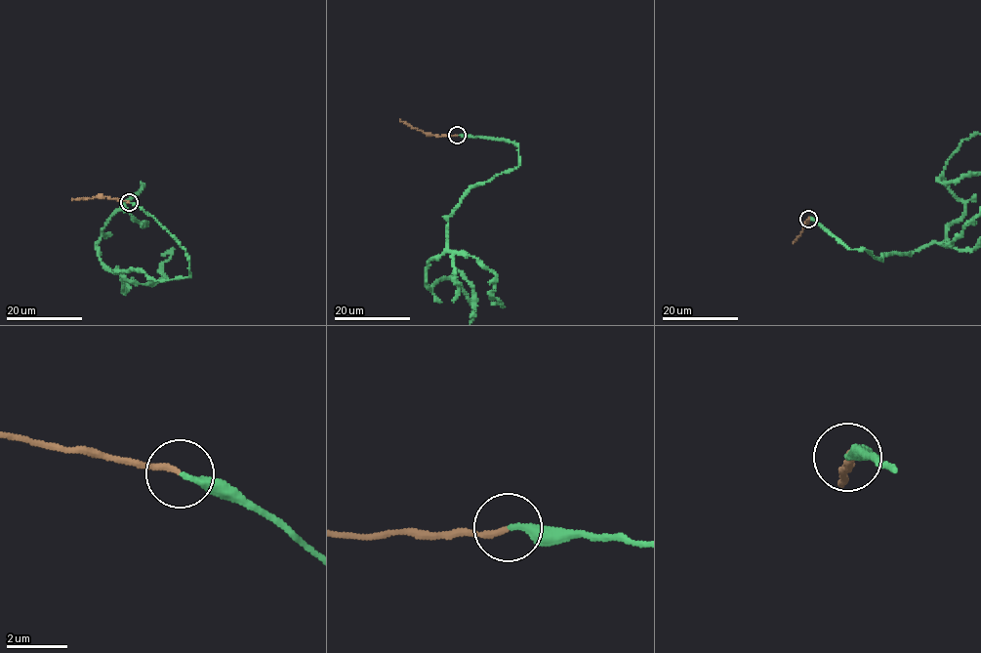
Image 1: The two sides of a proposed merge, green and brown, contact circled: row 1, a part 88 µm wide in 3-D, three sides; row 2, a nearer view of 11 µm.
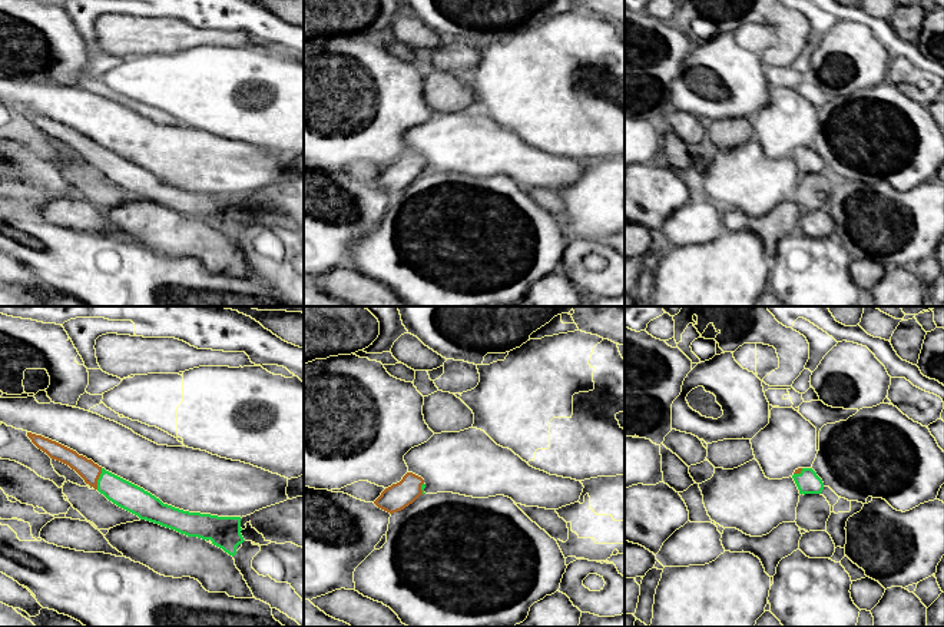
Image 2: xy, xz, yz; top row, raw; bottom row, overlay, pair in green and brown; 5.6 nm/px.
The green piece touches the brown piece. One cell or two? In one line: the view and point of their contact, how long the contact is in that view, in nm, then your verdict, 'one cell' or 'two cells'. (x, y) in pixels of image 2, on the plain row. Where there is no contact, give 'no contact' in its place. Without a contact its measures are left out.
contact xy (99, 158); length 120 nm; one cell

